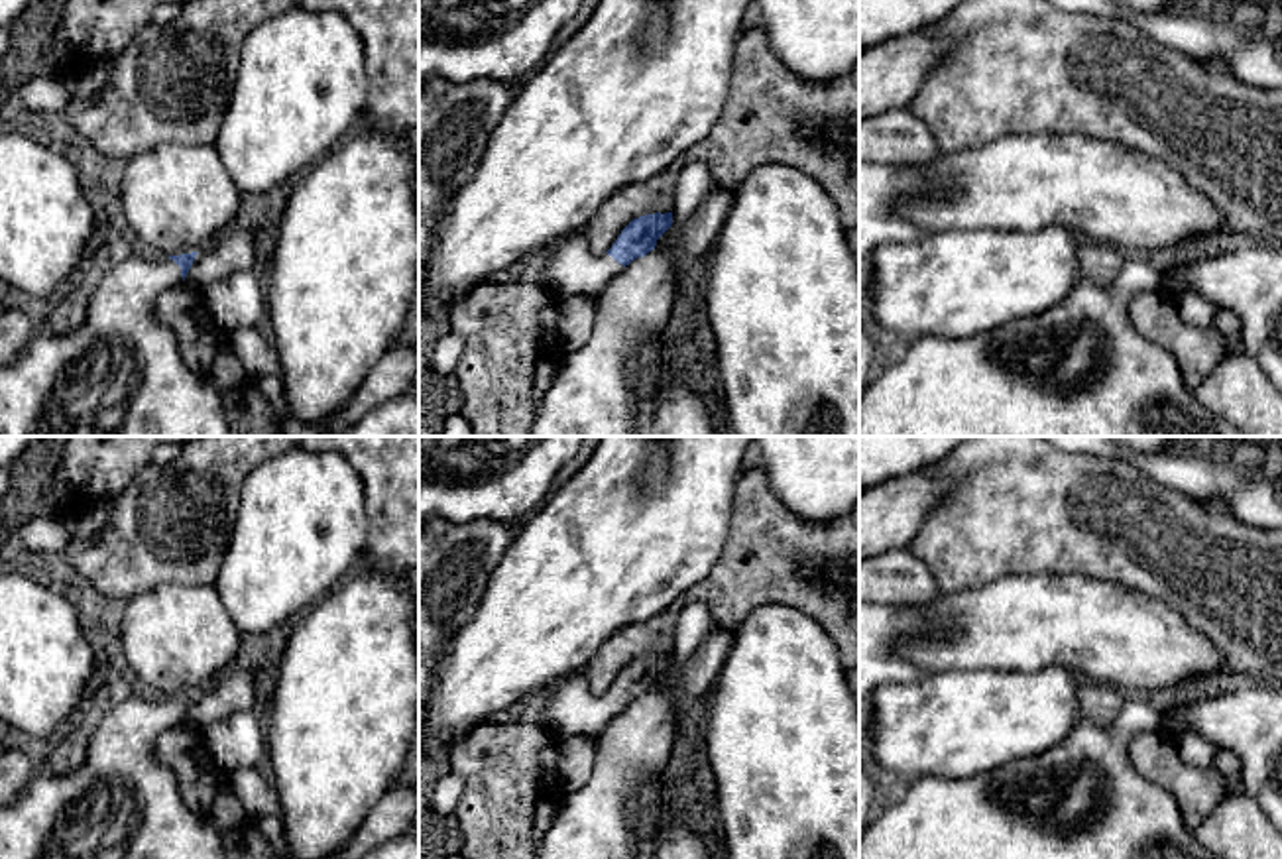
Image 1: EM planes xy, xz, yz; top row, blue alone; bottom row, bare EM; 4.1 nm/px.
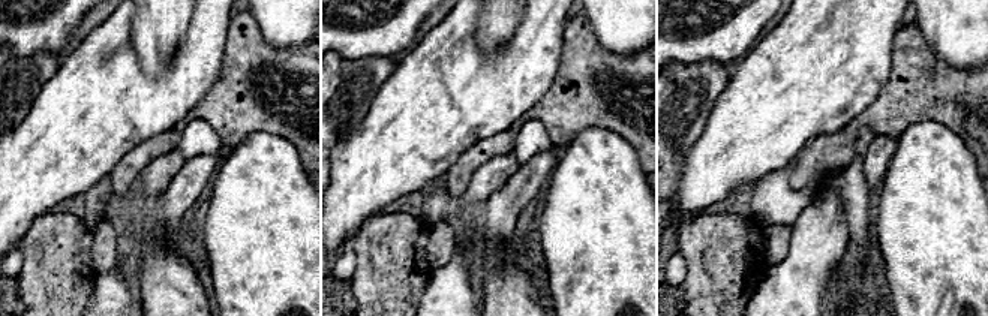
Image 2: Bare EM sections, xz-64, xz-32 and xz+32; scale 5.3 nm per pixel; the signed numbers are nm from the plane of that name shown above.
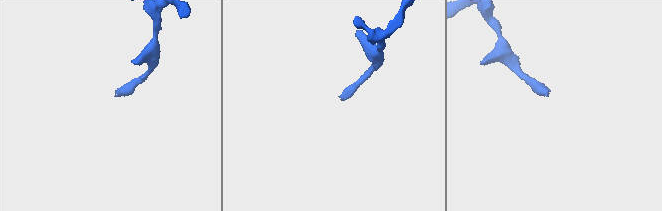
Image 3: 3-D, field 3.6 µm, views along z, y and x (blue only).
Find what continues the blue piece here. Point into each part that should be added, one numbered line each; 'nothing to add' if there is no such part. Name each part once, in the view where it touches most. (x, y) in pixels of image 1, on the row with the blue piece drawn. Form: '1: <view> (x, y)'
1: xy (120, 374)

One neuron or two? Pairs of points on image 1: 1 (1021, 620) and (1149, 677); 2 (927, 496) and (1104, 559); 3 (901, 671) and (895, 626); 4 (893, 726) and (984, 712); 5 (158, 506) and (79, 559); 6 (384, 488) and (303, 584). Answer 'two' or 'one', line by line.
1: one
2: two
3: one
4: one
5: one
6: two

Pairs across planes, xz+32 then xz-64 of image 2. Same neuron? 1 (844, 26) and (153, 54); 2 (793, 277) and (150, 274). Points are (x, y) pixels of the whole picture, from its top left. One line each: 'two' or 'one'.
1: two
2: two

